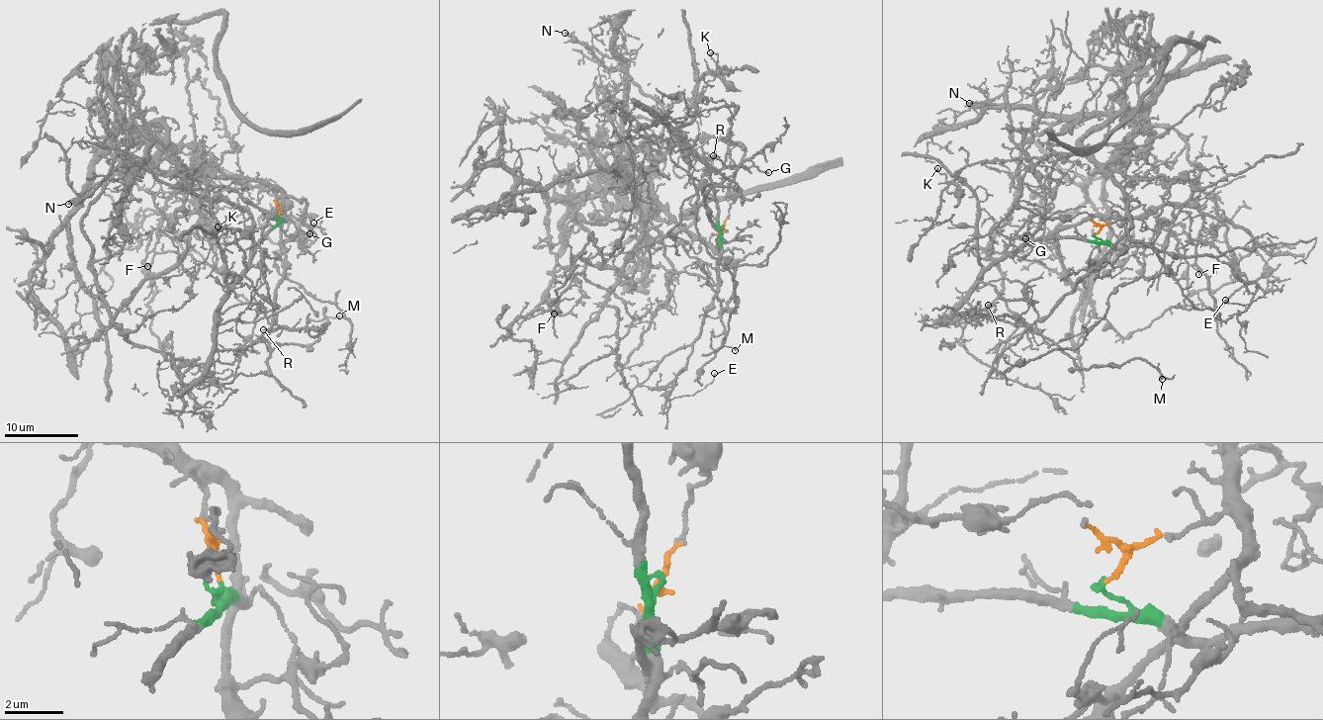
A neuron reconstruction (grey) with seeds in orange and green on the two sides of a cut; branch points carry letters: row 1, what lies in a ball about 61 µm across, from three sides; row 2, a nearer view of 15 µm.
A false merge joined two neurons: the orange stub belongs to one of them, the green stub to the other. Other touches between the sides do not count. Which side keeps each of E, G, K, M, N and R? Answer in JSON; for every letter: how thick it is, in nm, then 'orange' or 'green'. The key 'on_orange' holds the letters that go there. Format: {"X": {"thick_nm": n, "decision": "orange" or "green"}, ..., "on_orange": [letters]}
{"E": {"thick_nm": 120, "decision": "green"}, "G": {"thick_nm": 190, "decision": "orange"}, "K": {"thick_nm": 140, "decision": "orange"}, "M": {"thick_nm": 110, "decision": "green"}, "N": {"thick_nm": 220, "decision": "green"}, "R": {"thick_nm": 140, "decision": "orange"}, "on_orange": ["G", "K", "R"]}

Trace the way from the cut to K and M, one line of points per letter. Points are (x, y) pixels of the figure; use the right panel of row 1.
K: (1095, 234), (1124, 215), (1126, 199), (1123, 189), (1083, 153), (977, 161), (950, 182), (937, 167)
M: (1095, 234), (1028, 239), (987, 270), (968, 302), (980, 314), (1028, 325), (1084, 369), (1139, 358), (1162, 379)

